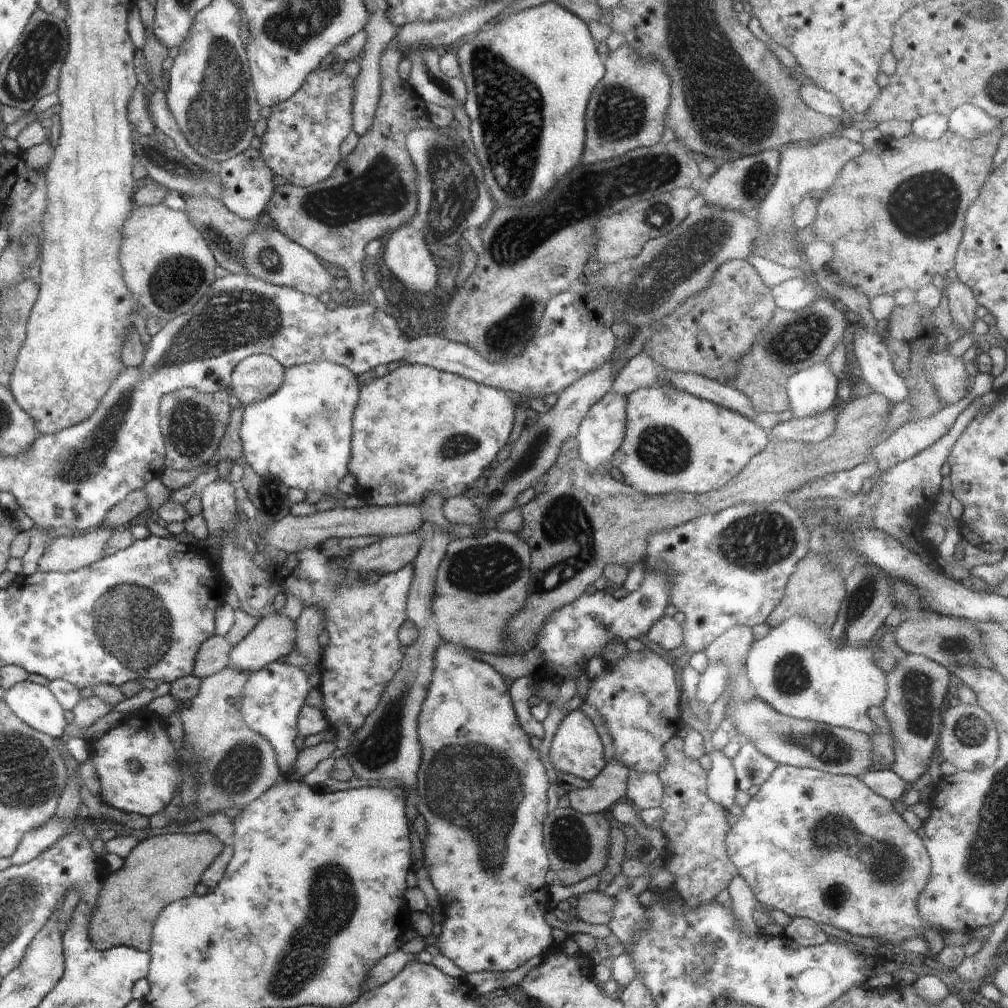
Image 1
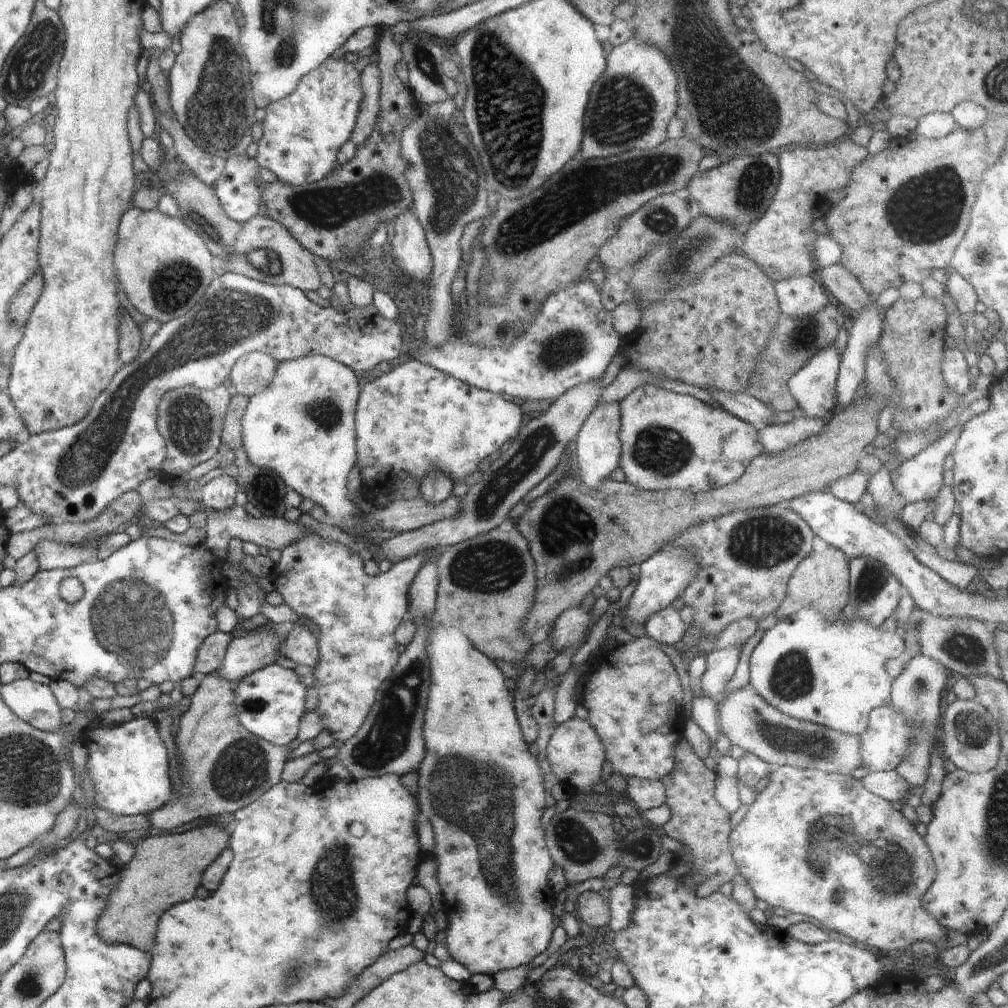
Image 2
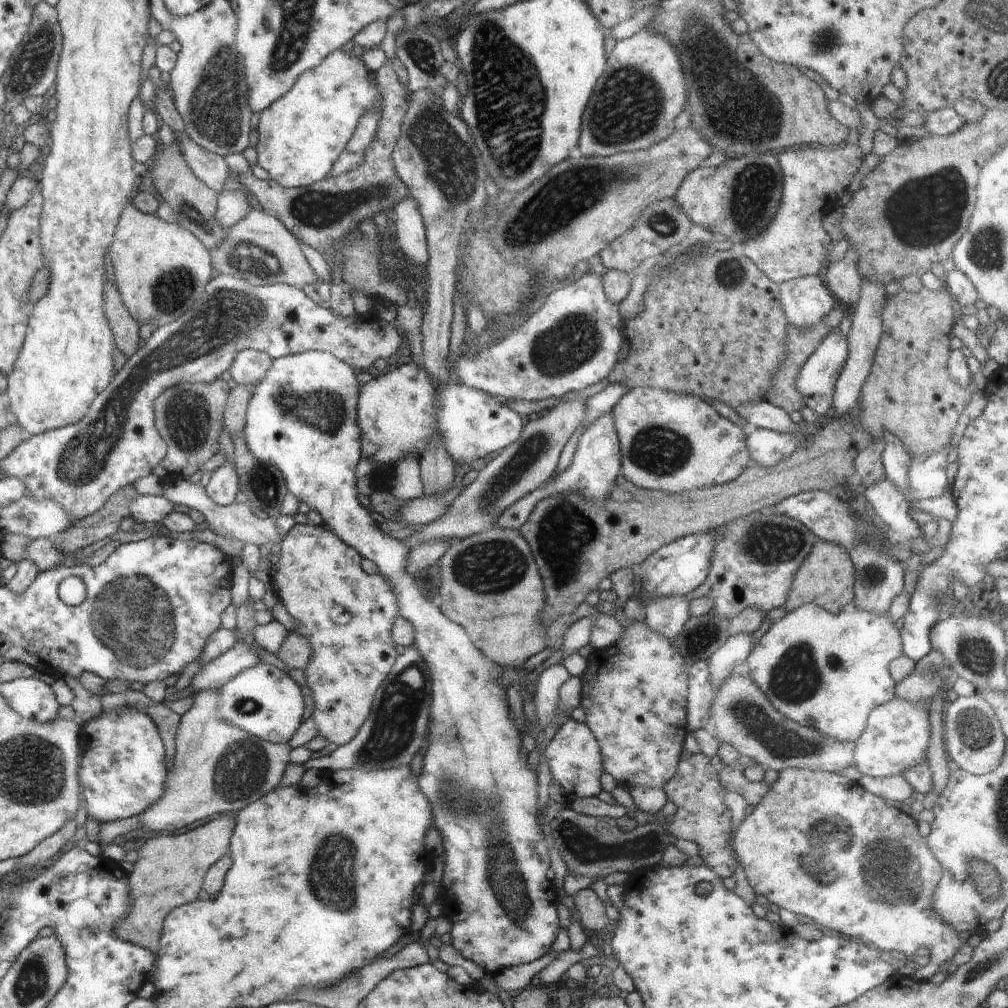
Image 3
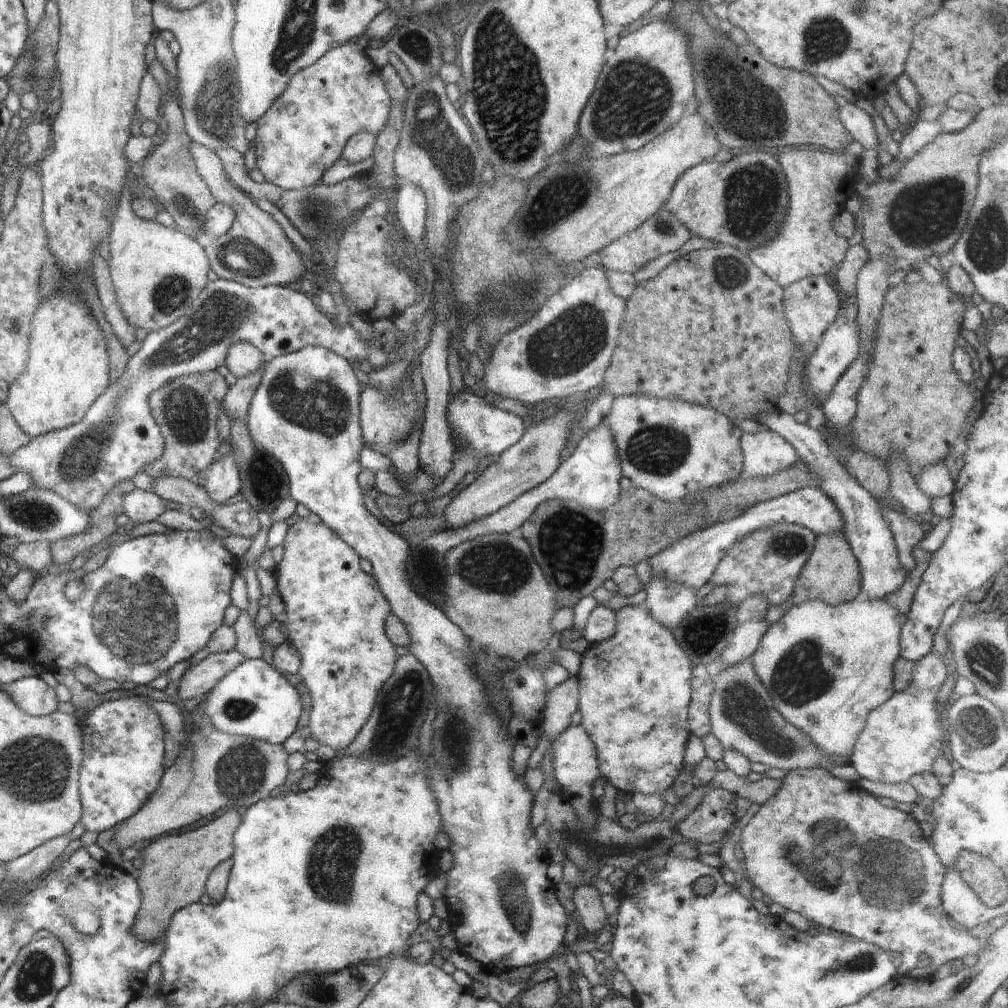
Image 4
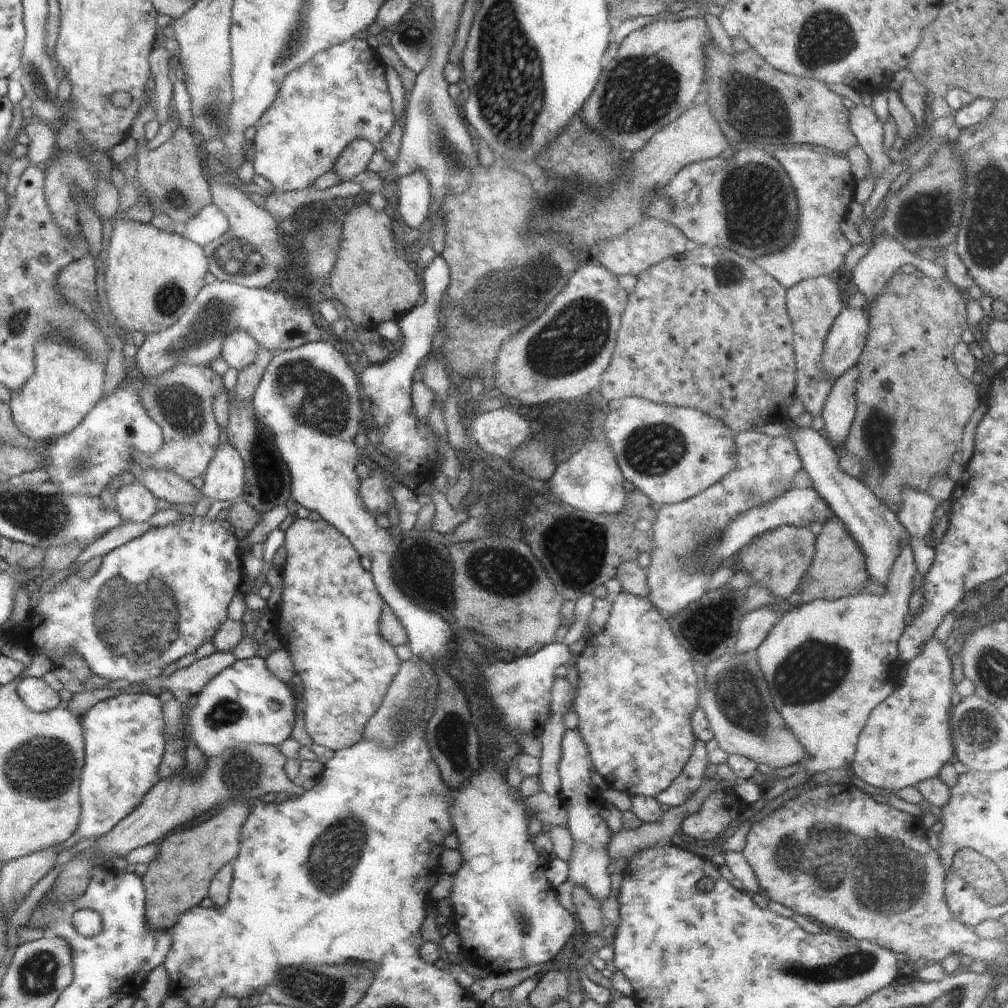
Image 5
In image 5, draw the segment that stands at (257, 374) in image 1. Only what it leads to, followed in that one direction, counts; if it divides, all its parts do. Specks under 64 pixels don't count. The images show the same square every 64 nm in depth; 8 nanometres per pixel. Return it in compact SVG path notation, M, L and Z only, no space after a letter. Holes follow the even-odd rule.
M236 328L234 332L226 336L221 357L226 361L228 367L237 371L242 370L254 362L257 347L256 340L248 332Z

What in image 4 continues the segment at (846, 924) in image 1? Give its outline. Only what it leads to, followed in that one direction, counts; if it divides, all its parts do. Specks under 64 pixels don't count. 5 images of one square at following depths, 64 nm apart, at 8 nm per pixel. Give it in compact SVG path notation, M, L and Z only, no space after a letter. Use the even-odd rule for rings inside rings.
M820 767L794 769L789 771L783 780L782 788L768 802L764 802L760 806L757 815L744 827L742 835L739 837L740 848L744 851L744 865L747 867L748 876L751 877L752 884L768 896L772 903L780 904L788 911L800 913L817 928L828 928L837 931L838 934L850 935L853 939L864 940L888 953L901 953L908 950L914 960L920 954L926 954L930 960L936 956L936 968L946 964L946 962L962 959L968 954L978 956L986 950L986 941L972 936L966 928L962 928L960 924L956 924L952 918L949 918L942 908L942 898L940 898L942 886L940 884L946 878L944 876L946 868L938 859L936 852L933 852L932 844L928 844L928 840L914 816L908 812L892 808L892 806L884 806L882 802L878 802L878 798L869 794L858 783L839 780L826 769Z

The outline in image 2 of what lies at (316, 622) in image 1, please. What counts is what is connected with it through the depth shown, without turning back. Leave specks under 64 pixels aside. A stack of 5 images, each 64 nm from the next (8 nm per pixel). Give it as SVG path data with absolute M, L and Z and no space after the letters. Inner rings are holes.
M302 615L294 624L285 638L280 652L283 656L304 666L316 666L319 660L317 636L308 626L308 618Z

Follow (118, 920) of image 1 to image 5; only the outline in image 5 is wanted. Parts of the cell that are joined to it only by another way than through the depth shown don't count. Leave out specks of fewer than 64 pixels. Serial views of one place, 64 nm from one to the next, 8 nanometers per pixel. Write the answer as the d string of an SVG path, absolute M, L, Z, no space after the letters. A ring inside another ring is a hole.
M240 802L228 804L205 822L180 832L174 831L158 844L158 856L148 864L148 871L143 876L146 916L152 930L171 930L184 912L197 907L206 898L216 872L226 864L234 863L240 852L240 834L251 807Z

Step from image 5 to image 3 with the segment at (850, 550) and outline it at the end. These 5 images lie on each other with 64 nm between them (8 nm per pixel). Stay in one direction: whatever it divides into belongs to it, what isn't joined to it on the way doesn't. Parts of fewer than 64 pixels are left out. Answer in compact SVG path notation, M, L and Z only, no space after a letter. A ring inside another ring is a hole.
M817 541L794 575L788 598L783 604L787 613L808 603L818 605L833 615L848 611L853 606L855 578L851 556L840 545Z

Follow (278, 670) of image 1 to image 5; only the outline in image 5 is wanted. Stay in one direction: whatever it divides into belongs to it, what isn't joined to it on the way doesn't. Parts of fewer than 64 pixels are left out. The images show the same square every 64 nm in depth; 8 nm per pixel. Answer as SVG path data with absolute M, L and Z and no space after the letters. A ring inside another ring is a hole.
M260 657L237 659L214 676L197 697L197 703L188 706L188 714L182 716L179 732L172 738L176 748L182 744L186 749L192 741L204 756L220 756L232 744L277 746L292 734L296 700L289 684L282 684Z

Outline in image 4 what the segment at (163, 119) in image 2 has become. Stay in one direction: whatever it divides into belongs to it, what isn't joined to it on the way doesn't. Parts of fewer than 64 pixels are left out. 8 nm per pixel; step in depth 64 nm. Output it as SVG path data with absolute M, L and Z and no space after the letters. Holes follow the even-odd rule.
M193 142L190 144L190 152L192 152L192 158L194 158L196 170L200 172L200 176L202 176L202 179L208 186L212 197L217 203L226 204L226 206L230 206L234 210L234 223L230 230L216 238L216 240L213 240L211 244L205 244L205 254L209 261L210 270L219 279L234 280L257 287L266 287L273 284L283 286L283 284L292 284L292 282L298 282L300 278L304 278L306 276L306 268L300 256L296 254L294 244L291 241L289 242L289 238L284 233L284 230L282 230L280 224L274 220L273 216L260 210L250 196L229 181L225 174L225 168L222 166L218 156L214 154L214 151Z

